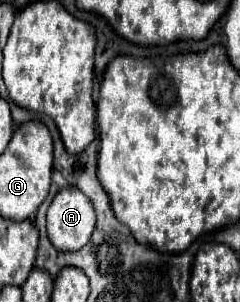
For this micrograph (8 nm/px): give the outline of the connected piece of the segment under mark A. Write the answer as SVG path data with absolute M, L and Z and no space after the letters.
M74 185L56 193L48 207L48 239L60 251L82 249L96 225L94 205Z

